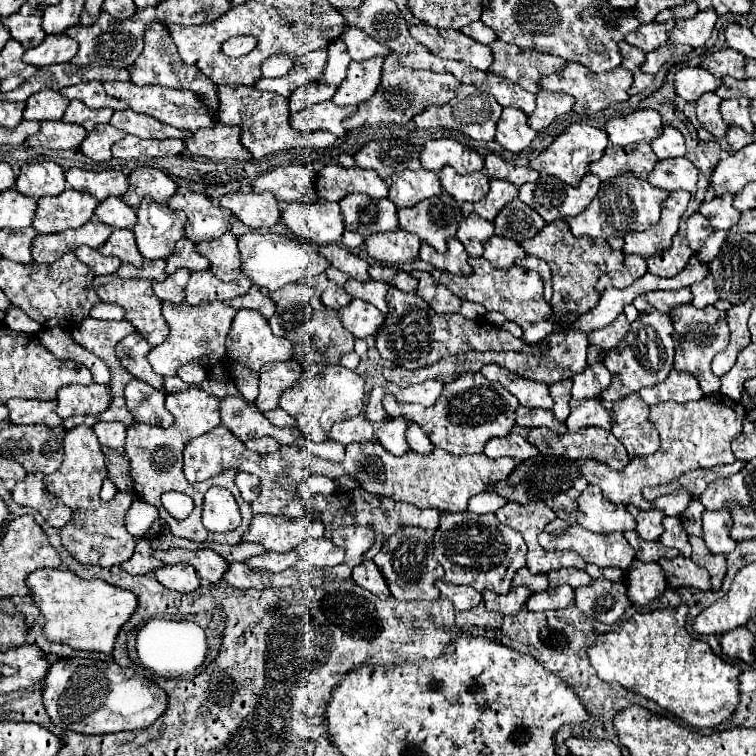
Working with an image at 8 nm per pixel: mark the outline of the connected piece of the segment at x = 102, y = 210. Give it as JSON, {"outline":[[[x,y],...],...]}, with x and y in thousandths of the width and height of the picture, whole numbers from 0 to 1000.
{"outline":[[[142,261],[139,266],[134,266],[128,271],[126,290],[139,295],[139,298],[147,298],[147,300],[176,303],[179,292],[181,292],[181,284],[171,271],[165,271],[160,266],[160,261]]]}

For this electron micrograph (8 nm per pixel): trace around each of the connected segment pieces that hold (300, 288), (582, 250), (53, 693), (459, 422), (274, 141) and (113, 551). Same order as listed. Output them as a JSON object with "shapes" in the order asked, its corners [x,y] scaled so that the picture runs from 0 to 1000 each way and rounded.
{"shapes":[[[[385,374],[366,385],[348,382],[348,388],[356,390],[366,403],[366,411],[356,422],[361,440],[388,454],[388,462],[390,462],[388,475],[393,475],[398,483],[411,480],[411,478],[422,478],[430,483],[448,483],[451,470],[467,464],[467,443],[454,433],[448,414],[425,401],[422,396],[425,390],[417,380]]],[[[747,290],[721,295],[721,300],[702,316],[694,316],[689,327],[697,332],[697,337],[710,337],[721,343],[724,351],[729,353],[731,385],[734,385],[729,396],[729,406],[737,419],[742,419],[747,411],[776,414],[779,409],[784,409],[795,396],[795,388],[787,385],[790,369],[800,361],[821,356],[827,340],[821,332],[808,329],[800,316],[776,316],[774,311],[771,316],[766,316],[755,311],[755,303],[750,300]]],[[[81,872],[62,890],[57,930],[75,962],[123,972],[194,964],[221,940],[224,922],[202,901],[149,874]]],[[[615,493],[599,507],[589,509],[586,522],[570,538],[560,536],[530,536],[520,522],[507,525],[507,538],[515,552],[536,549],[565,573],[573,589],[594,597],[597,602],[639,599],[639,591],[652,578],[668,578],[681,562],[681,541],[687,530],[660,507],[649,507],[636,493]]],[[[295,112],[290,115],[290,160],[295,165],[308,165],[319,171],[319,192],[332,200],[332,205],[345,213],[366,200],[380,197],[401,197],[401,194],[419,194],[417,176],[398,176],[382,165],[382,136],[372,126],[319,115],[319,112]]],[[[110,562],[89,570],[83,594],[86,594],[83,615],[73,626],[60,631],[62,649],[75,655],[89,671],[97,673],[97,687],[81,700],[81,718],[110,747],[134,747],[134,750],[160,747],[163,742],[173,739],[181,716],[165,700],[165,681],[176,665],[176,657],[168,652],[155,652],[144,665],[131,660],[134,639],[142,634],[142,620],[139,604],[131,594],[131,583],[120,565]]]]}

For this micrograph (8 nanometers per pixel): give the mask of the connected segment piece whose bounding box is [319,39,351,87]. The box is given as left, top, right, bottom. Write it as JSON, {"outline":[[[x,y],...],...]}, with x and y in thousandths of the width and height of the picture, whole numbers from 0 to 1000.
{"outline":[[[443,52],[443,57],[435,57],[435,78],[433,78],[433,89],[430,89],[422,110],[448,115],[459,99],[462,81],[464,81],[464,75],[462,75],[459,62],[451,52]]]}

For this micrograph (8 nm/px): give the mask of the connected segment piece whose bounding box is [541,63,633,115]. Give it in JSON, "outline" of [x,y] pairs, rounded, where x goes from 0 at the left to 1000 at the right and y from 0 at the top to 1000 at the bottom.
{"outline":[[[750,83],[750,89],[742,97],[734,97],[734,99],[726,99],[726,102],[716,104],[718,118],[758,126],[763,131],[758,147],[766,149],[766,152],[790,149],[790,147],[803,144],[808,136],[829,134],[832,131],[829,120],[832,120],[835,112],[837,112],[837,99],[835,99],[835,94],[829,94],[824,89],[816,89],[813,94],[806,94],[806,97],[798,97],[798,99],[787,99],[784,94],[779,94],[776,89],[771,89],[766,83]]]}

